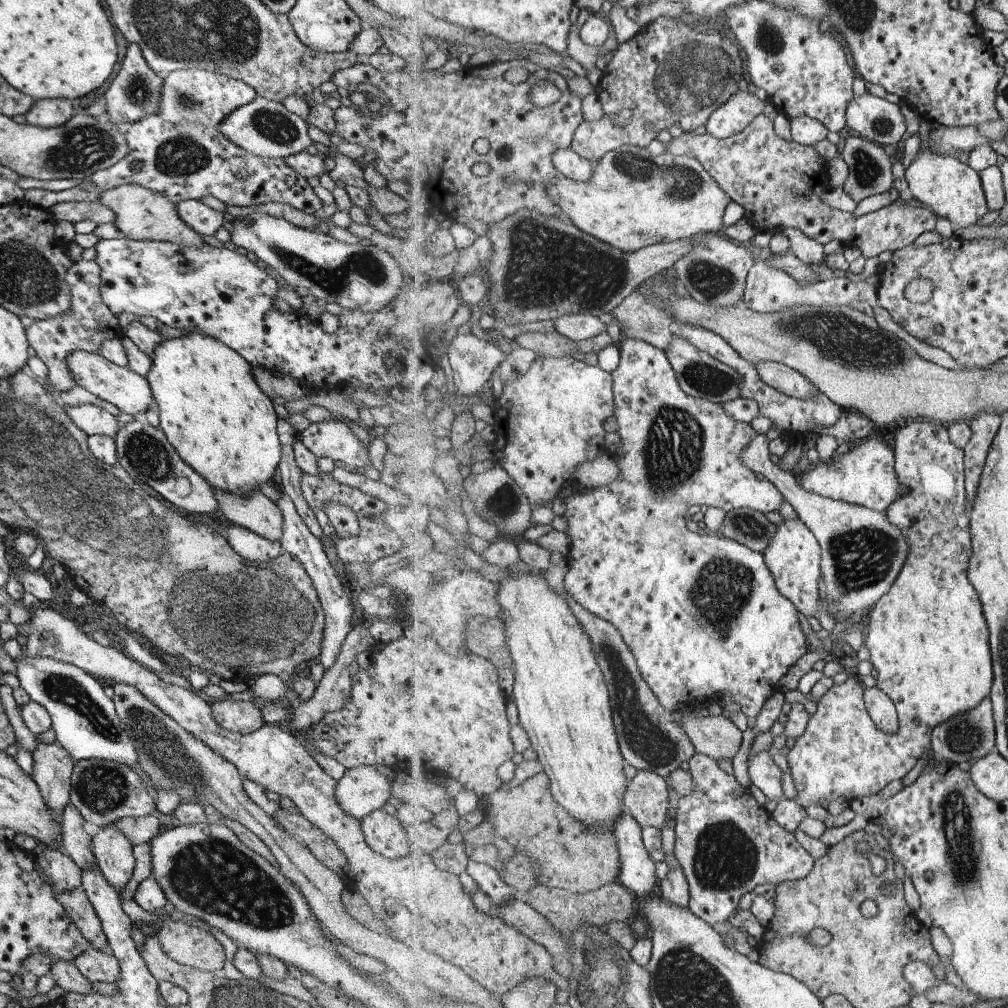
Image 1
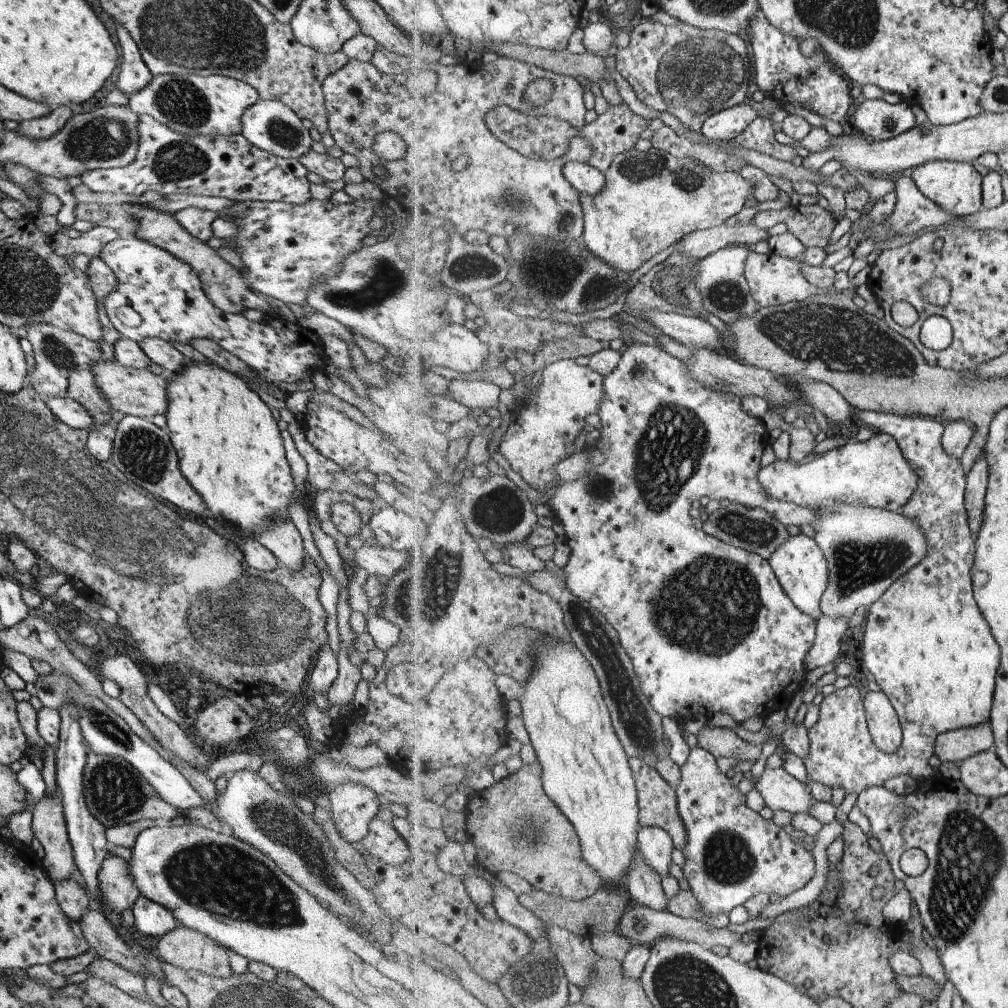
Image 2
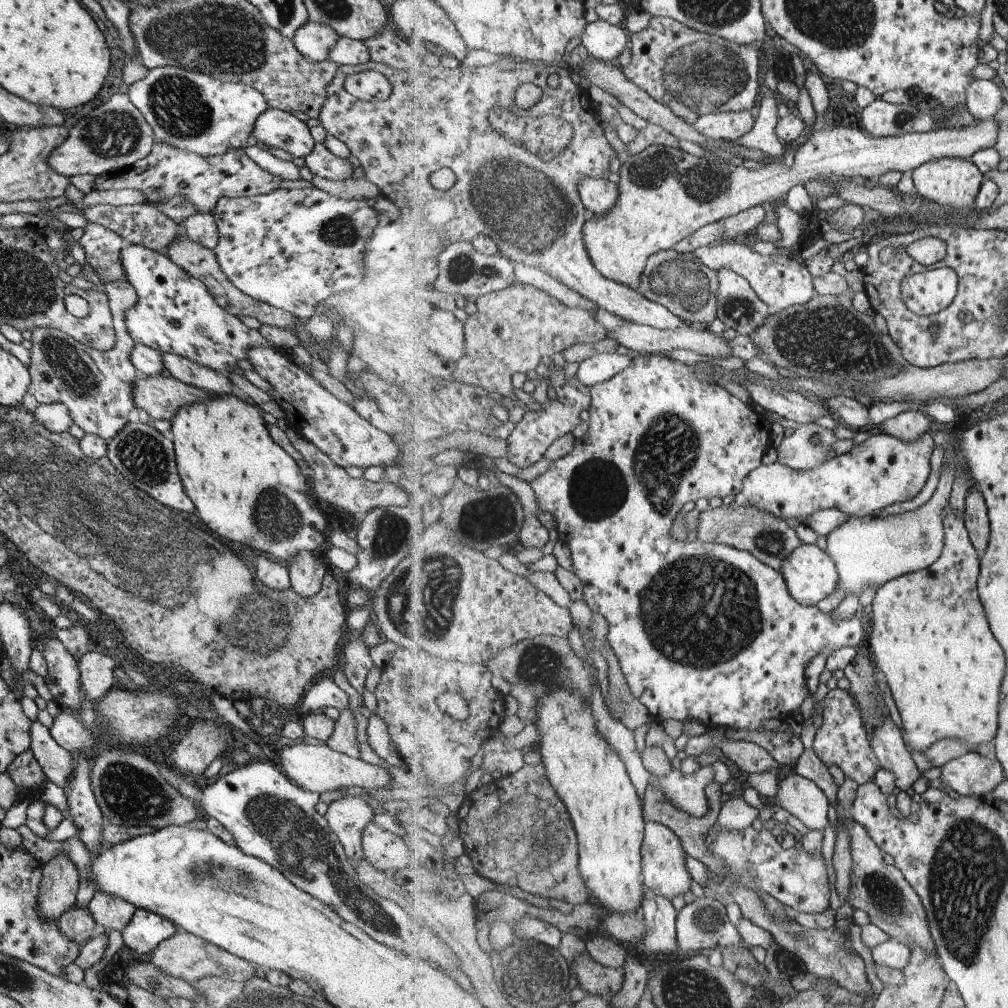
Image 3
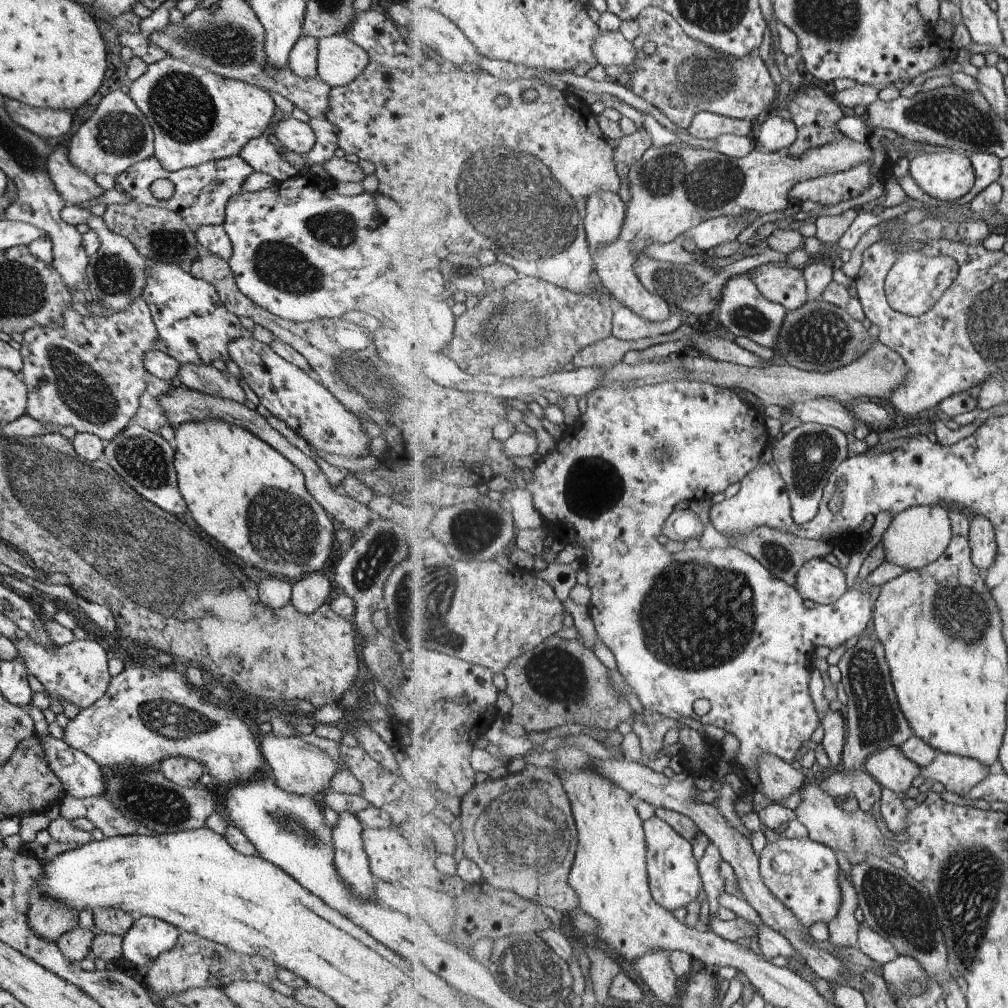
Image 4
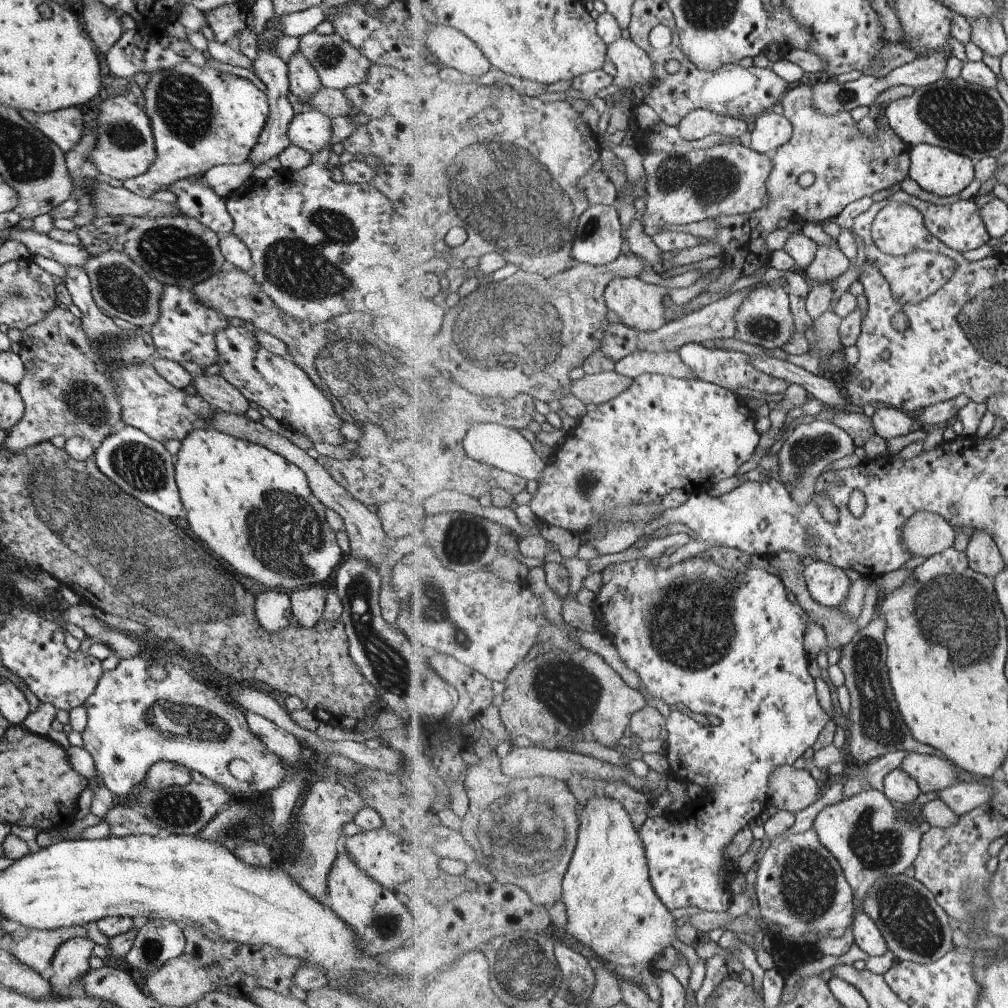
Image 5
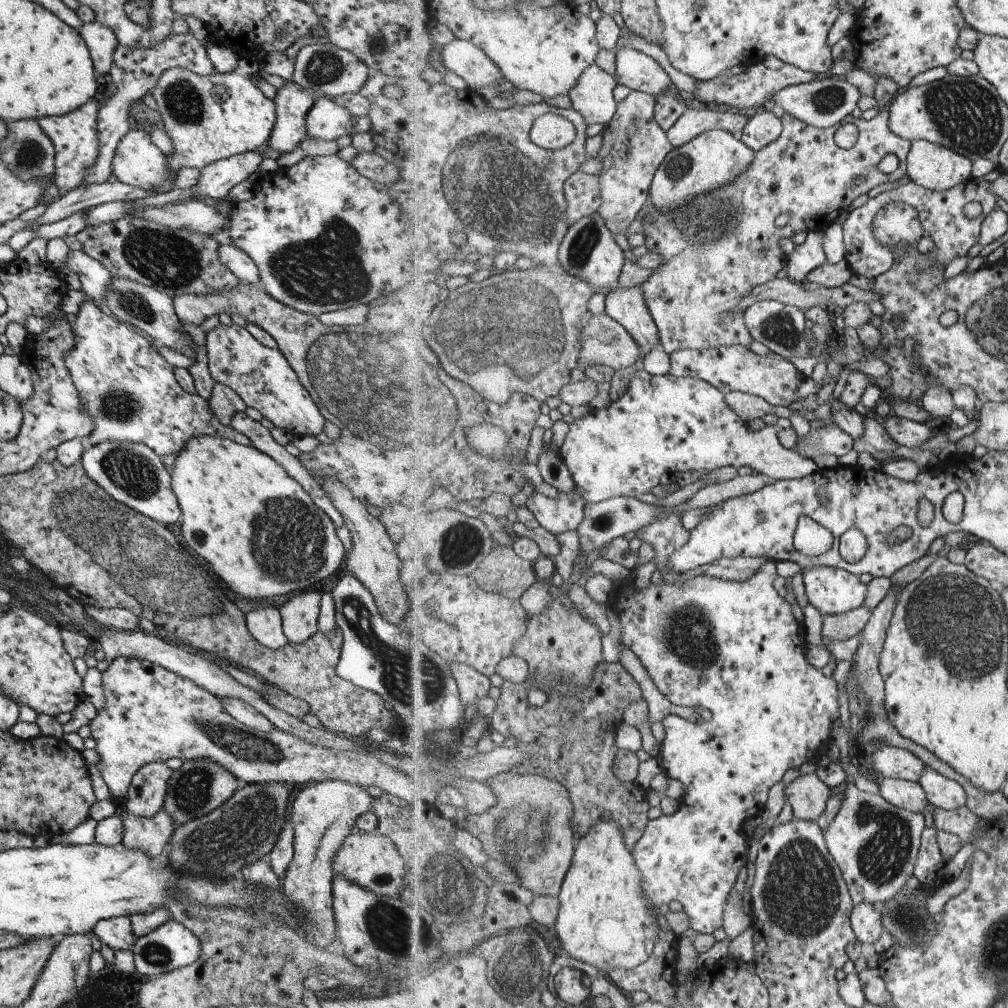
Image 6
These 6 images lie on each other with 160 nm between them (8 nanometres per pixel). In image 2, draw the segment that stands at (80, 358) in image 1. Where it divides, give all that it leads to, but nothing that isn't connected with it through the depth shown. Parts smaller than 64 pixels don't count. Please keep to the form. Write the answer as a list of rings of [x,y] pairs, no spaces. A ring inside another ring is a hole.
[[[114,360],[91,364],[91,374],[95,376],[99,392],[103,392],[103,398],[107,400],[107,404],[111,404],[117,417],[130,415],[149,420],[157,414],[165,414],[167,380],[163,375],[155,375],[148,369],[124,368]]]

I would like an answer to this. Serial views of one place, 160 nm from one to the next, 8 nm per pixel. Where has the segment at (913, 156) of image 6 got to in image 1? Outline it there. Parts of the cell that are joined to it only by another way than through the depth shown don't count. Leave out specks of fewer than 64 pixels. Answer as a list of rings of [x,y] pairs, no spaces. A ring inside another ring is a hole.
[[[920,118],[918,121],[918,137],[920,147],[916,157],[906,170],[908,182],[908,195],[927,205],[939,217],[950,221],[953,228],[967,228],[977,225],[977,222],[985,216],[989,210],[982,178],[969,164],[961,162],[954,156],[941,156],[927,148],[929,139],[929,120]]]

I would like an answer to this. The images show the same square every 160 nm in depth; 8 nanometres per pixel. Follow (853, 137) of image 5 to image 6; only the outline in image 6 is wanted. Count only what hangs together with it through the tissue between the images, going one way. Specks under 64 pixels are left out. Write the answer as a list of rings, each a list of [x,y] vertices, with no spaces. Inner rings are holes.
[[[890,109],[887,111],[878,111],[878,113],[869,120],[865,120],[865,118],[862,117],[854,118],[852,115],[849,115],[839,124],[826,129],[799,120],[787,112],[781,117],[784,124],[782,135],[775,142],[769,144],[769,146],[762,148],[760,151],[756,151],[756,157],[753,164],[728,187],[723,187],[719,191],[712,191],[703,197],[698,197],[690,205],[683,205],[683,208],[677,212],[659,212],[652,202],[649,201],[648,212],[650,216],[648,220],[645,219],[642,221],[643,234],[646,236],[646,244],[650,247],[651,252],[660,253],[665,257],[665,260],[663,261],[663,265],[659,266],[649,277],[649,280],[647,280],[642,286],[644,288],[644,296],[646,297],[648,307],[650,308],[651,314],[654,316],[655,322],[658,324],[661,348],[664,348],[669,354],[683,349],[710,349],[733,345],[744,347],[751,346],[751,342],[753,342],[754,338],[744,320],[745,311],[743,313],[737,313],[736,308],[738,307],[738,304],[742,302],[742,298],[749,295],[755,287],[775,279],[775,276],[777,276],[781,270],[786,268],[787,257],[783,254],[783,250],[781,250],[781,240],[783,240],[783,238],[790,238],[795,232],[801,232],[801,230],[804,230],[805,232],[825,232],[836,221],[836,218],[839,218],[841,212],[847,211],[847,208],[853,204],[855,198],[859,198],[861,194],[866,194],[869,190],[873,190],[875,186],[879,186],[881,183],[887,184],[887,182],[895,182],[895,180],[899,180],[899,178],[903,178],[903,176],[908,176],[908,156],[910,154],[912,142],[903,137],[898,137],[891,130]],[[847,122],[857,124],[861,131],[861,134],[859,134],[859,142],[850,149],[844,149],[837,146],[835,140],[837,130],[839,130],[843,124],[847,124]],[[887,154],[894,154],[898,157],[899,166],[892,173],[883,174],[883,172],[879,170],[879,164],[881,164],[881,160],[883,160]],[[783,212],[787,212],[790,219],[786,225],[779,227],[779,224],[777,224],[777,218],[779,218],[779,214],[783,214]]]

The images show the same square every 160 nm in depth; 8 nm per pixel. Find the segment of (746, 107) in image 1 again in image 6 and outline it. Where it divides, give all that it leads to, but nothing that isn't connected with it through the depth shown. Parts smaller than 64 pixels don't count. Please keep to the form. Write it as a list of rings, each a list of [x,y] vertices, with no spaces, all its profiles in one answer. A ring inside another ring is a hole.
[[[688,109],[679,120],[667,132],[668,137],[676,148],[686,145],[700,134],[723,130],[733,134],[742,134],[750,119],[733,112],[721,112],[721,110]]]

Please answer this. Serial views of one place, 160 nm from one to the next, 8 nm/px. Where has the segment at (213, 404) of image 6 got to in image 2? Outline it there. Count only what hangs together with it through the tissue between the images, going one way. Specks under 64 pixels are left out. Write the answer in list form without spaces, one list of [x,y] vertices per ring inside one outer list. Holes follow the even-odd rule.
[[[147,338],[137,344],[150,363],[157,364],[170,374],[181,372],[187,364],[186,358],[180,352],[177,352],[170,343],[159,338]]]

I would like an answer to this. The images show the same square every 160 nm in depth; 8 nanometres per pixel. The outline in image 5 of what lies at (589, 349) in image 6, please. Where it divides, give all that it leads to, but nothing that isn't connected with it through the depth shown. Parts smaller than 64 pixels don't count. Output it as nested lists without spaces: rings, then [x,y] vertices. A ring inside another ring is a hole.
[[[747,289],[737,291],[727,298],[711,303],[691,315],[687,315],[677,321],[668,322],[665,326],[654,331],[642,331],[625,325],[623,322],[612,324],[602,342],[601,350],[618,362],[634,352],[649,351],[660,353],[674,349],[678,350],[689,343],[701,343],[709,346],[713,343],[713,340],[719,340],[719,338],[734,338],[738,329],[736,312],[749,293],[750,290]]]

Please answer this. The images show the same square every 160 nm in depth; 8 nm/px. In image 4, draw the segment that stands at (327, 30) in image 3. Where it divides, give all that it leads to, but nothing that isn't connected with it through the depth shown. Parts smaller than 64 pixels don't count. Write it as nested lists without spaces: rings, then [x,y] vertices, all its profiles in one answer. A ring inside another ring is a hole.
[[[300,35],[295,41],[286,64],[294,75],[304,79],[316,76],[316,46],[317,39],[309,35]]]

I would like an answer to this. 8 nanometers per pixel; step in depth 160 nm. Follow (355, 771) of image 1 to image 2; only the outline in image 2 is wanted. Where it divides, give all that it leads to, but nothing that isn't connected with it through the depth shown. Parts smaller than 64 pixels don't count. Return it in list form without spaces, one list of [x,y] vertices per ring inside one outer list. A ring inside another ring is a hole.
[[[351,782],[327,791],[331,822],[345,842],[353,843],[363,839],[369,822],[382,807],[377,799],[369,788]]]

